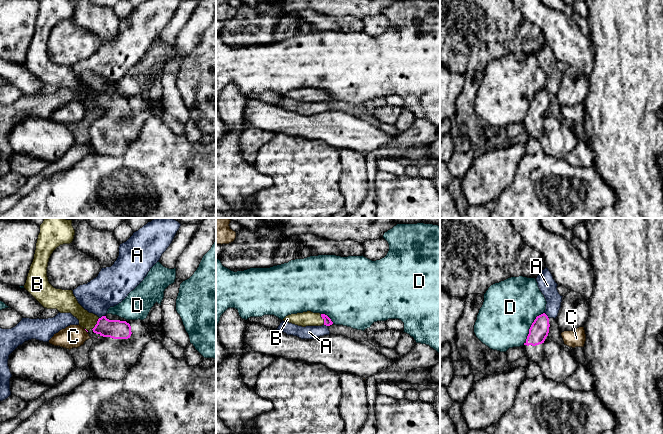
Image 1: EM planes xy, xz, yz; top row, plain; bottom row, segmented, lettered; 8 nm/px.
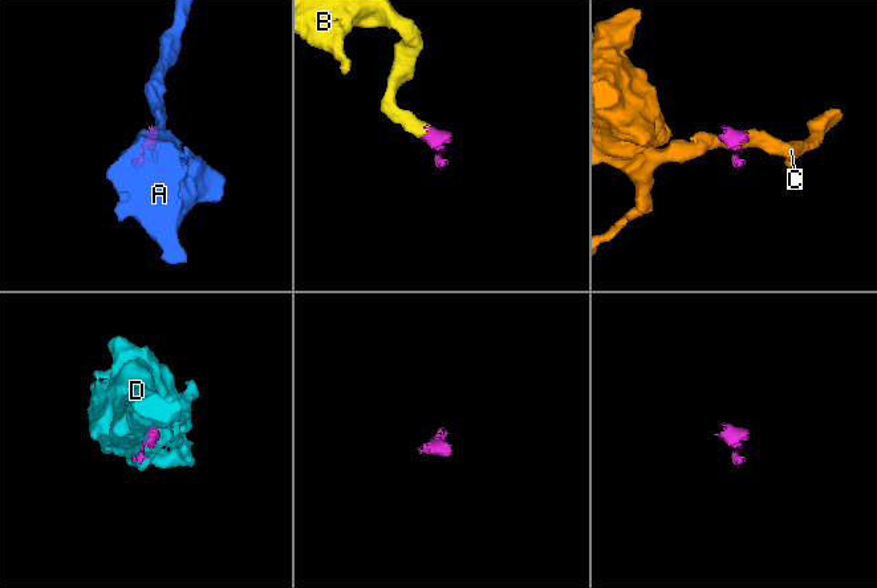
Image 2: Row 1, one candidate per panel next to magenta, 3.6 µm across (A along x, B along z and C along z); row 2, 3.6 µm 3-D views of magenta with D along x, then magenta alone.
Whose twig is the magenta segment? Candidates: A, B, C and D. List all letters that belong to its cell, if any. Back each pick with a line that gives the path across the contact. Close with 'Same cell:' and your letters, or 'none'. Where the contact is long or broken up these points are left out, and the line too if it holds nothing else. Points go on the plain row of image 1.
B: across xz (327, 97), (322, 94), (308, 94)
Same cell: B

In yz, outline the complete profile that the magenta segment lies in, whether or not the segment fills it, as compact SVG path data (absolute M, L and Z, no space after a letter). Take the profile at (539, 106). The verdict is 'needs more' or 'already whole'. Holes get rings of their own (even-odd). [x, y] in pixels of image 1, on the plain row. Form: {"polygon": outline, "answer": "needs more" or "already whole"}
{"polygon": "M545 89L537 92L529 105L523 125L529 138L539 141L543 152L563 159L577 146L579 139L572 127L566 128L563 122L548 113L549 103L549 94Z", "answer": "needs more"}

